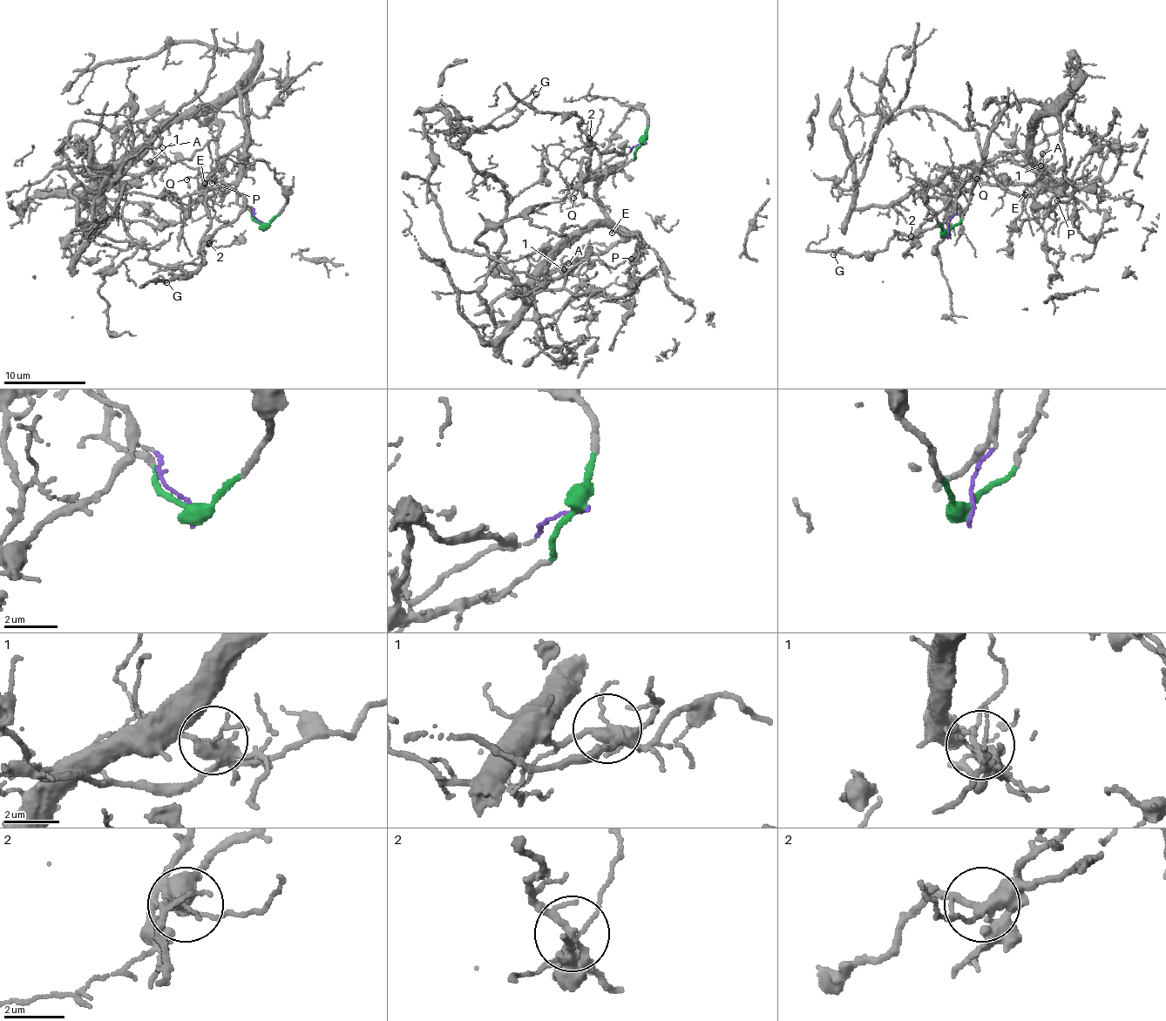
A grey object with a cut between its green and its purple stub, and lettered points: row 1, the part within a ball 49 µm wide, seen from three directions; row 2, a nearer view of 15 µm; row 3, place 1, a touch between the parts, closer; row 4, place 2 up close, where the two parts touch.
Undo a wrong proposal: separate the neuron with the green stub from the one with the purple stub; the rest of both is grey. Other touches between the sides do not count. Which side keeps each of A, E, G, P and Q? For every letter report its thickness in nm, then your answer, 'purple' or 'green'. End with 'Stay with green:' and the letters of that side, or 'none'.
A: calibre 80 nm; green
E: calibre 120 nm; green
G: calibre 100 nm; purple
P: calibre 140 nm; green
Q: calibre 110 nm; purple
Stay with green: A, E, P

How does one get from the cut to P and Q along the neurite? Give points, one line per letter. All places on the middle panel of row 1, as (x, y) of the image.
P: (644, 143), (634, 158), (601, 172), (595, 182), (601, 212), (644, 242), (639, 256), (631, 259)
Q: (644, 143), (626, 153), (620, 152), (590, 173), (592, 177), (579, 184), (573, 198)

